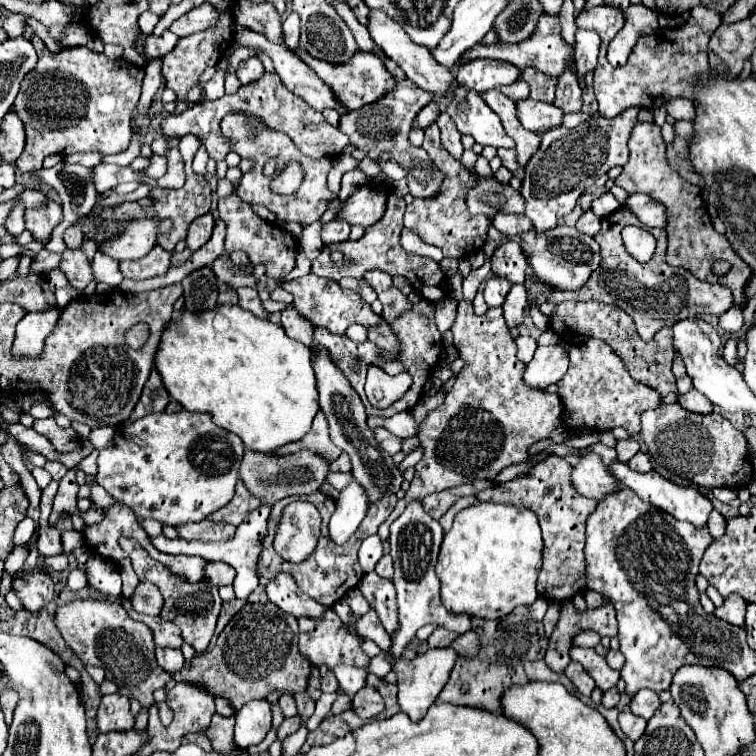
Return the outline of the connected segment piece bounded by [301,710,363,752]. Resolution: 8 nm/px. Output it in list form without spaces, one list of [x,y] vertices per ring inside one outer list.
[[[349,710],[343,712],[343,714],[339,714],[339,716],[333,716],[329,720],[323,720],[319,724],[319,728],[307,736],[301,752],[307,752],[315,744],[329,744],[329,742],[345,736],[347,732],[355,730],[359,724],[363,724],[363,722],[359,722],[357,716],[351,716]]]

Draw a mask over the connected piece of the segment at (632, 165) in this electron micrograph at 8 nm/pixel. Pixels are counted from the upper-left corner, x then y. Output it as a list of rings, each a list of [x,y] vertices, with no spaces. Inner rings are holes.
[[[637,122],[631,138],[629,138],[629,162],[623,166],[623,172],[615,180],[617,186],[621,186],[625,192],[643,192],[661,202],[667,210],[667,264],[669,266],[681,266],[687,272],[691,272],[695,278],[705,280],[705,282],[719,282],[727,286],[733,292],[735,304],[745,302],[745,286],[749,284],[753,272],[751,268],[735,254],[731,244],[723,234],[717,234],[713,230],[711,218],[707,214],[707,204],[701,198],[701,188],[685,182],[675,170],[669,168],[665,160],[665,142],[661,138],[659,126],[653,122]],[[723,258],[733,264],[731,272],[723,278],[715,278],[711,274],[711,264],[713,260]]]

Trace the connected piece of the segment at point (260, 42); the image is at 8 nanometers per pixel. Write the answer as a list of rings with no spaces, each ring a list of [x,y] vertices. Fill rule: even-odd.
[[[235,24],[235,40],[239,40],[243,46],[251,46],[251,48],[255,48],[257,52],[265,52],[271,60],[273,60],[273,64],[275,64],[275,70],[277,70],[277,74],[283,78],[283,84],[293,92],[293,94],[299,94],[307,104],[311,104],[315,110],[319,110],[319,112],[323,112],[323,110],[327,110],[327,108],[333,108],[333,110],[337,110],[341,116],[343,114],[347,114],[349,110],[337,100],[337,96],[333,94],[333,90],[297,56],[297,54],[293,54],[291,50],[287,50],[285,46],[281,46],[281,44],[273,44],[273,42],[269,42],[267,38],[263,38],[263,34],[259,34],[259,32],[251,32],[251,30],[247,30],[247,28],[241,28],[241,26],[237,26]]]

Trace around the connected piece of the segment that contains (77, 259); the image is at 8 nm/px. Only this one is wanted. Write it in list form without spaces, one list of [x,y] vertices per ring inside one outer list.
[[[65,248],[65,252],[61,254],[61,262],[59,268],[63,270],[63,274],[67,276],[69,284],[77,290],[85,290],[85,286],[91,282],[91,264],[87,260],[87,256],[77,248],[77,250],[69,250]]]

